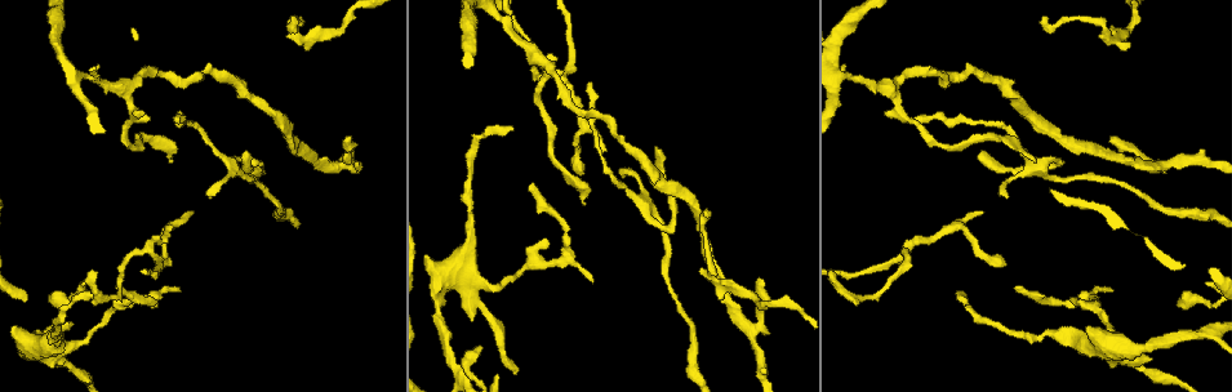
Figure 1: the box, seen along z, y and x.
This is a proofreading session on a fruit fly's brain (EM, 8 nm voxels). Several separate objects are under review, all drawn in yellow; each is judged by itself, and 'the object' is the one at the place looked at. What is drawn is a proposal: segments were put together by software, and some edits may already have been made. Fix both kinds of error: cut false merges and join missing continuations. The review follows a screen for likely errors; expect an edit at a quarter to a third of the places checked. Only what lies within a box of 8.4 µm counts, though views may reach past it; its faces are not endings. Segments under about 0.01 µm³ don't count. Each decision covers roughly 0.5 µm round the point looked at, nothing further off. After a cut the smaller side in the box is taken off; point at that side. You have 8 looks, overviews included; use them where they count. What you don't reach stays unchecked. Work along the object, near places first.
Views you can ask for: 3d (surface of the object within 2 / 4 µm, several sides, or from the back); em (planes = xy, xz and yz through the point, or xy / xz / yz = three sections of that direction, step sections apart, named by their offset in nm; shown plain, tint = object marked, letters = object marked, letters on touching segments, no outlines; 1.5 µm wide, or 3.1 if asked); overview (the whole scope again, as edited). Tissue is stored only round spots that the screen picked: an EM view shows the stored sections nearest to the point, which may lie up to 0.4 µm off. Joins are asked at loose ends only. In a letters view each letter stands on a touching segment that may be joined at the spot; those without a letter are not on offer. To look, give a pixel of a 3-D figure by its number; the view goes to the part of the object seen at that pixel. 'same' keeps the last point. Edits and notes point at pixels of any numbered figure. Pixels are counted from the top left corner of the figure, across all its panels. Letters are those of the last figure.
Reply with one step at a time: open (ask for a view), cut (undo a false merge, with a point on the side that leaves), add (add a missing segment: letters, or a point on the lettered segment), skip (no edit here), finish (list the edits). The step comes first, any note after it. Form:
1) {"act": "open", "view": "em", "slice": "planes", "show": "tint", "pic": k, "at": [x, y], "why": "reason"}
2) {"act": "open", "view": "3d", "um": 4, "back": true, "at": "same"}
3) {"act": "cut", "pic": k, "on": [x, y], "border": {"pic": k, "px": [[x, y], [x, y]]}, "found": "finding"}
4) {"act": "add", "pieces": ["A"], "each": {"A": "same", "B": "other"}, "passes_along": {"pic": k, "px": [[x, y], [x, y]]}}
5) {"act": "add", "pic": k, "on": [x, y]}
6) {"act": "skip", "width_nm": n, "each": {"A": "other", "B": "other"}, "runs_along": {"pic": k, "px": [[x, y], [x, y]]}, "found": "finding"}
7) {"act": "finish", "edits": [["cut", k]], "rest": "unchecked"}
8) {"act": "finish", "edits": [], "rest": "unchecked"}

{"act": "open", "view": "3d", "um": 2, "pic": 1, "at": [983, 212], "why": "free end"}

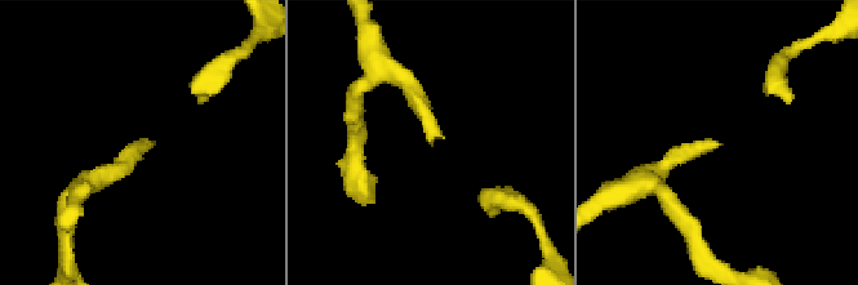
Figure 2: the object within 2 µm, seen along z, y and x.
{"act": "open", "view": "em", "slice": "planes", "show": "letters", "pic": 2, "at": [155, 144]}

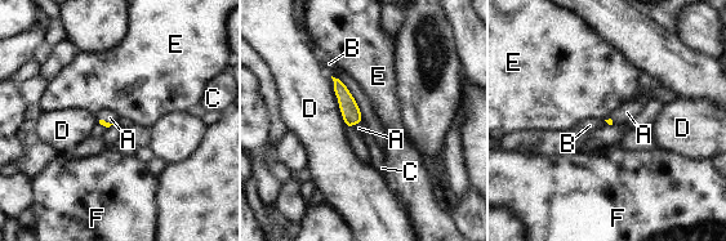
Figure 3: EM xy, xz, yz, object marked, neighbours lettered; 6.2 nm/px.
{"act": "add", "pieces": ["A"], "longest_contact_nm": ["D", 320], "each": {"A": "same", "B": "other", "C": "other", "D": "other", "E": "other", "F": "other"}, "passes_along": {"pic": 3, "px": [[347, 105], [356, 123], [359, 128]]}, "found": "it goes on there"}

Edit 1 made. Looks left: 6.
{"act": "open", "view": "3d", "um": 4, "back": true, "pic": 1, "at": [470, 372]}

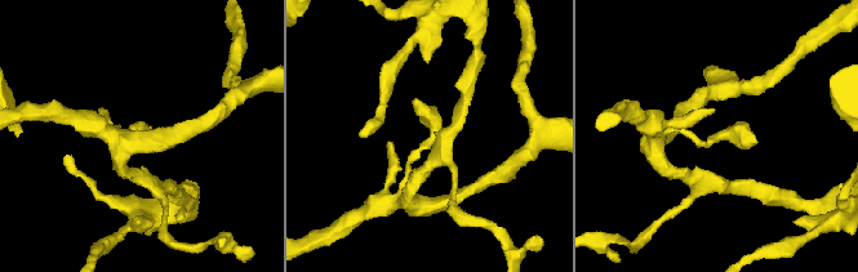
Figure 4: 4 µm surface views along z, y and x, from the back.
{"act": "open", "view": "em", "slice": "planes", "show": "letters", "pic": 4, "at": [431, 142], "why": "now the EM"}

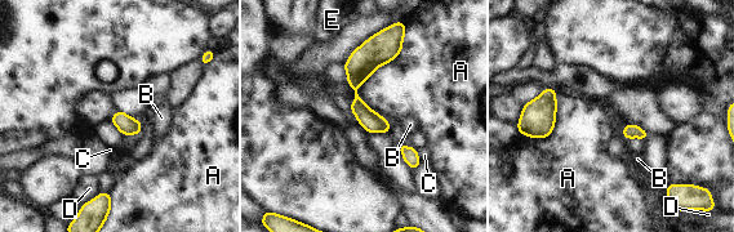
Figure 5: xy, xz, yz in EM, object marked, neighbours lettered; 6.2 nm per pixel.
{"act": "skip", "width_nm": 110, "longest_contact_nm": ["A", 550], "each": {"A": "other", "B": "other", "C": "other", "D": "other", "E": "other"}, "found": "all the same cell"}

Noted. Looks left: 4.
{"act": "finish", "edits": [["add", 3]], "rest": "unchecked"}

